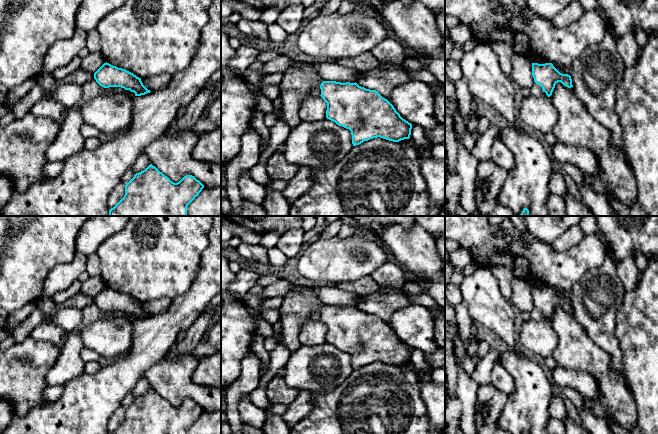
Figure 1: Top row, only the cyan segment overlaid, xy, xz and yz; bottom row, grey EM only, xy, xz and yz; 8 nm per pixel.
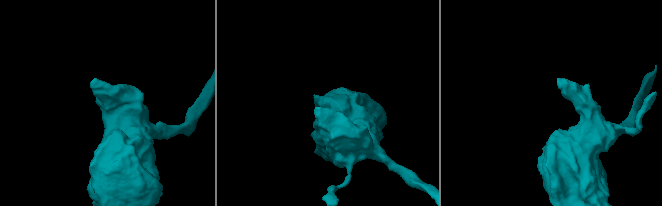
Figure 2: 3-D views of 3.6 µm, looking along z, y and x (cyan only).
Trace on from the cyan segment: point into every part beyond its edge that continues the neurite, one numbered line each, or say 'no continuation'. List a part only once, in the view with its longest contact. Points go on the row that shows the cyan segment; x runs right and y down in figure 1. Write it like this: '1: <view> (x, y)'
no continuation

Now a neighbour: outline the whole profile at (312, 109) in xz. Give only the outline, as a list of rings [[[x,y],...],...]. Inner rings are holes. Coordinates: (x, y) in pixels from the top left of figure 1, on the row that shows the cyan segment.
[[[321,96],[303,99],[299,110],[300,121],[316,122],[326,118],[327,103]]]

